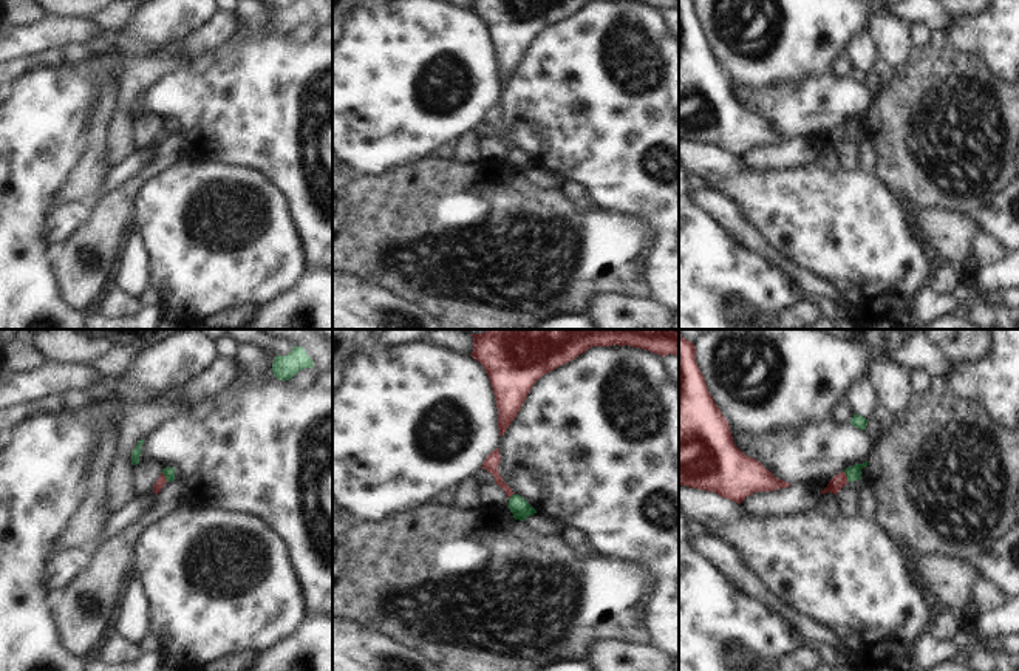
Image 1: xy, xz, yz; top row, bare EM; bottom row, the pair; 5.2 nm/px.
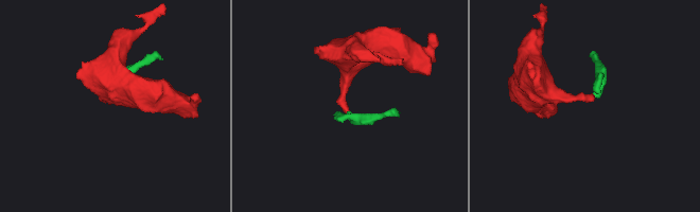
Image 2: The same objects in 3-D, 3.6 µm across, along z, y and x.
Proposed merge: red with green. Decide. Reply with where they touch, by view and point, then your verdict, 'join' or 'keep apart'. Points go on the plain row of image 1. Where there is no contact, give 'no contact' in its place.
contact yz (846, 130); keep apart

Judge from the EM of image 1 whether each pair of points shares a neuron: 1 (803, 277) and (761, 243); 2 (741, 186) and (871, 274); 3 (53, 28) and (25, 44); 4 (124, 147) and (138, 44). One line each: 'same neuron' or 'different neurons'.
1: same neuron
2: same neuron
3: same neuron
4: different neurons

